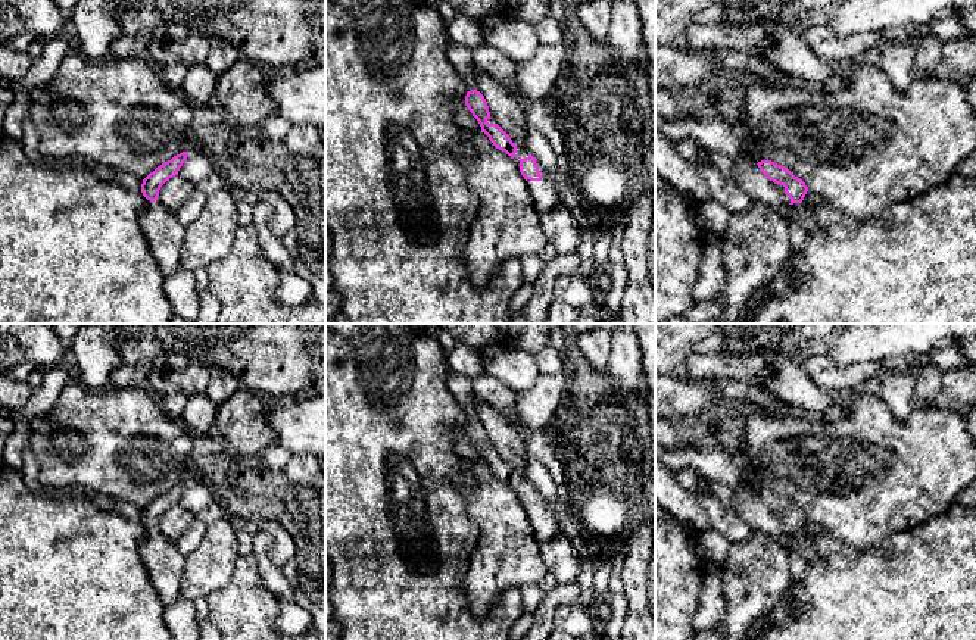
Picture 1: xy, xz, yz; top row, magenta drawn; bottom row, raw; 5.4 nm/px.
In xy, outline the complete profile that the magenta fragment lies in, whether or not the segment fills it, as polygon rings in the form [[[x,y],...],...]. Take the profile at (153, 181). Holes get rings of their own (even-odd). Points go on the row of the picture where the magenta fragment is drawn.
[[[183,152],[162,163],[141,184],[146,203],[138,212],[138,224],[147,240],[150,255],[163,277],[181,268],[180,256],[185,227],[177,219],[175,213],[163,206],[159,199],[159,190],[169,178],[178,175],[180,168],[187,160],[187,154],[187,152]]]

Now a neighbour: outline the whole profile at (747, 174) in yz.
[[[752,160],[733,162],[733,178],[754,200],[764,202],[774,207],[786,221],[795,222],[805,231],[816,230],[813,207],[801,203],[785,203],[785,193],[780,184],[770,181]]]

